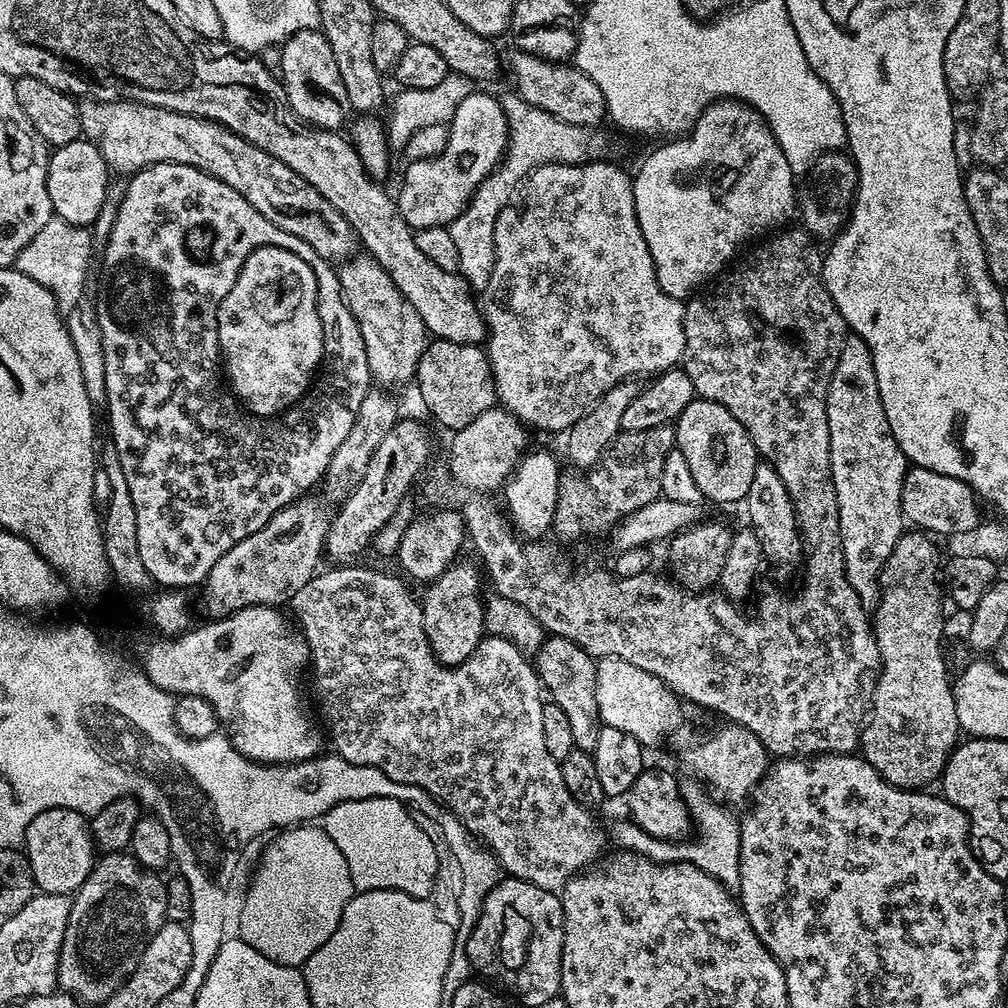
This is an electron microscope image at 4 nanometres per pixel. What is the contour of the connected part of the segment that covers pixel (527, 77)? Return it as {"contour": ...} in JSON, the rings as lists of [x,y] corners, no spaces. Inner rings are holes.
{"contour":[[[512,50],[508,60],[506,56],[506,72],[507,68],[516,83],[515,95],[530,102],[530,106],[538,106],[538,110],[546,110],[546,114],[554,114],[554,118],[562,122],[583,128],[596,128],[599,120],[605,119],[608,107],[604,101],[604,92],[598,82],[591,80],[581,68],[568,62],[552,63],[519,50]]]}

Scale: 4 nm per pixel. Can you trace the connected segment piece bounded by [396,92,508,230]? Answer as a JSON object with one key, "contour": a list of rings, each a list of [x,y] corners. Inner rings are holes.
{"contour":[[[473,92],[455,110],[450,134],[442,152],[434,158],[412,163],[404,174],[397,208],[409,228],[437,228],[447,226],[467,208],[468,201],[481,182],[496,170],[507,151],[508,119],[497,98]]]}

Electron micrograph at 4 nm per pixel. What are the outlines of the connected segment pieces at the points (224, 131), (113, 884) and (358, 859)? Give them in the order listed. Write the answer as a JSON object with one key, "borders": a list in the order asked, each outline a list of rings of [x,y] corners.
{"borders":[[[[90,100],[80,104],[80,131],[83,139],[91,142],[102,154],[113,173],[128,172],[135,174],[152,164],[189,164],[238,190],[262,218],[274,222],[286,234],[294,234],[294,238],[302,238],[318,255],[329,262],[343,262],[353,255],[354,233],[352,227],[342,218],[342,214],[306,178],[294,174],[286,162],[274,158],[266,150],[254,146],[238,132],[228,129],[227,123],[205,120],[202,116],[191,116],[185,112],[166,110],[149,104],[138,104],[130,100]]],[[[127,851],[109,852],[95,861],[84,884],[71,897],[72,910],[66,934],[62,938],[58,964],[58,984],[65,993],[76,995],[81,1001],[89,1000],[90,1003],[99,1005],[112,995],[114,984],[108,980],[99,980],[95,976],[96,968],[131,970],[136,967],[153,934],[168,920],[166,914],[168,885],[159,878],[155,871],[145,868]]],[[[396,799],[345,800],[322,818],[322,827],[346,858],[355,891],[394,889],[427,899],[440,868],[433,840],[418,826],[411,811]]]]}

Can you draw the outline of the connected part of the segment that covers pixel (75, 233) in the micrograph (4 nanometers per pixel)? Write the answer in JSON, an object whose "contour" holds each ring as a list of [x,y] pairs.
{"contour":[[[53,218],[23,248],[14,266],[24,276],[28,276],[32,281],[49,289],[60,311],[69,312],[75,309],[84,298],[84,286],[92,248],[94,249],[94,240],[85,227]]]}

